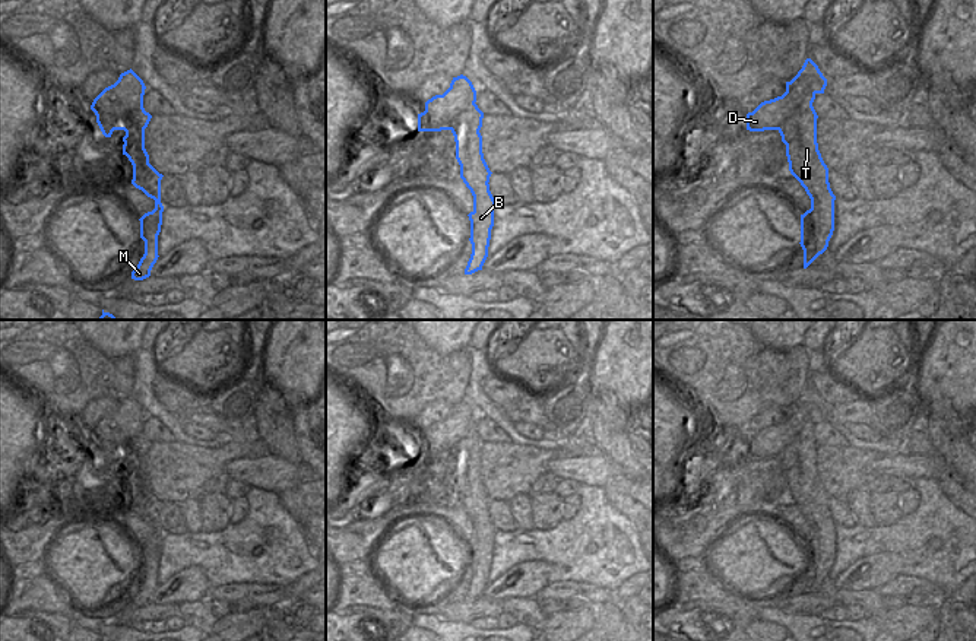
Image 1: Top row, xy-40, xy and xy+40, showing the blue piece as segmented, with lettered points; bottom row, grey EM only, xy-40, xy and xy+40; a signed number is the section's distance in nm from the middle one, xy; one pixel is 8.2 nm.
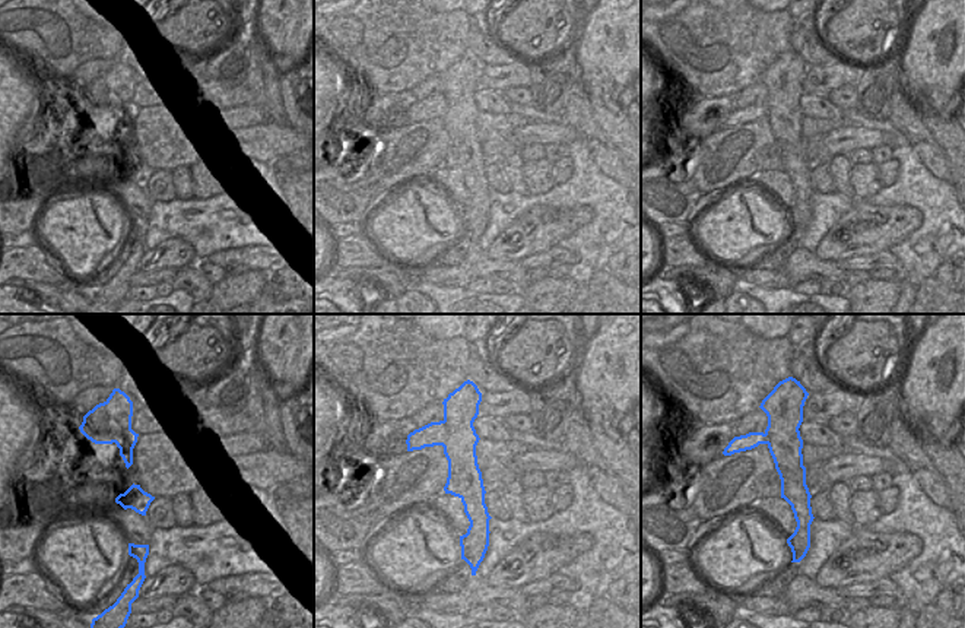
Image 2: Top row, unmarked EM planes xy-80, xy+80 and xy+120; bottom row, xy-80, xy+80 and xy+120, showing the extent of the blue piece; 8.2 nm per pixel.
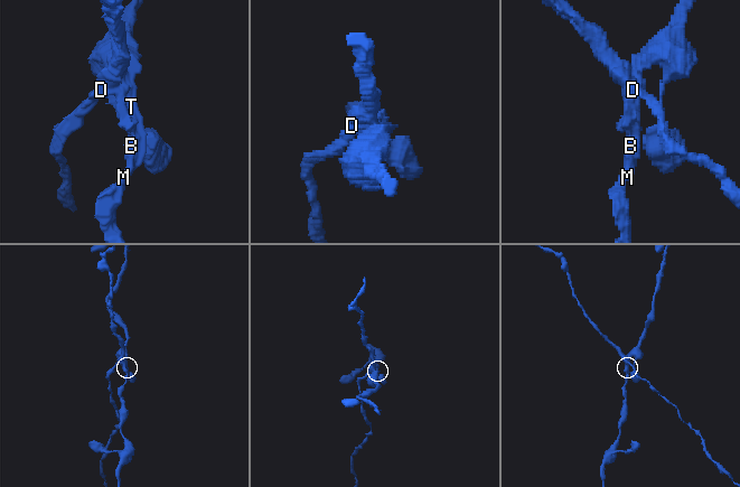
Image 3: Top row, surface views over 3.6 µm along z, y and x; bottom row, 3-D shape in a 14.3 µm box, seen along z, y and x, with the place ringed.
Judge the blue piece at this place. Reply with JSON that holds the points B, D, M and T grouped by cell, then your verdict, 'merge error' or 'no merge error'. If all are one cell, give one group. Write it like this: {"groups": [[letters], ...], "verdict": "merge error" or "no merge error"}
{"groups": [["B", "M", "T"], ["D"]], "verdict": "merge error"}

